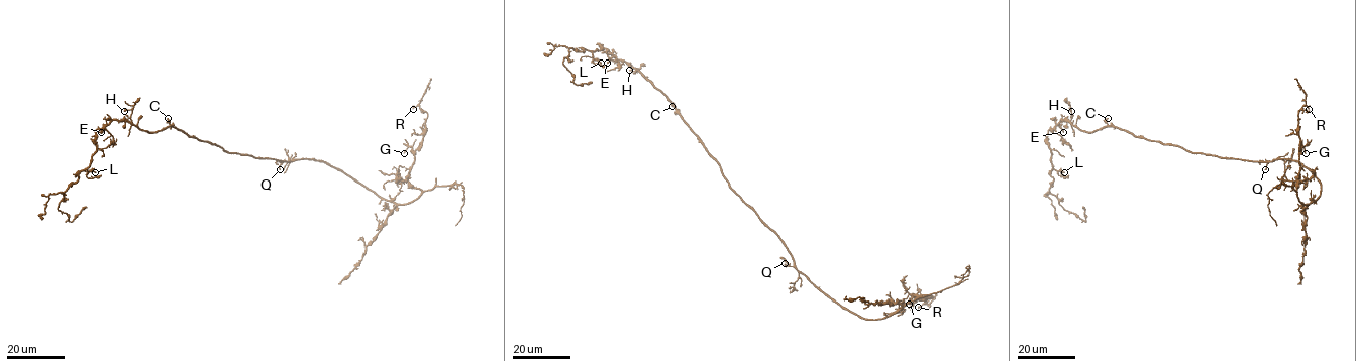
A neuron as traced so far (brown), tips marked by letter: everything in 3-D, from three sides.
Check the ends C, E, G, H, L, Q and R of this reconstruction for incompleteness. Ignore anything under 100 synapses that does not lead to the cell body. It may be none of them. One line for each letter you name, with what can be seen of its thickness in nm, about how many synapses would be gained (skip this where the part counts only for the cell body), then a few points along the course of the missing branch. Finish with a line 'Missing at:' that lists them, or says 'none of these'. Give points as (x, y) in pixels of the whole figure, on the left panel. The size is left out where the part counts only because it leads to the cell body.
Missing at: none of these

